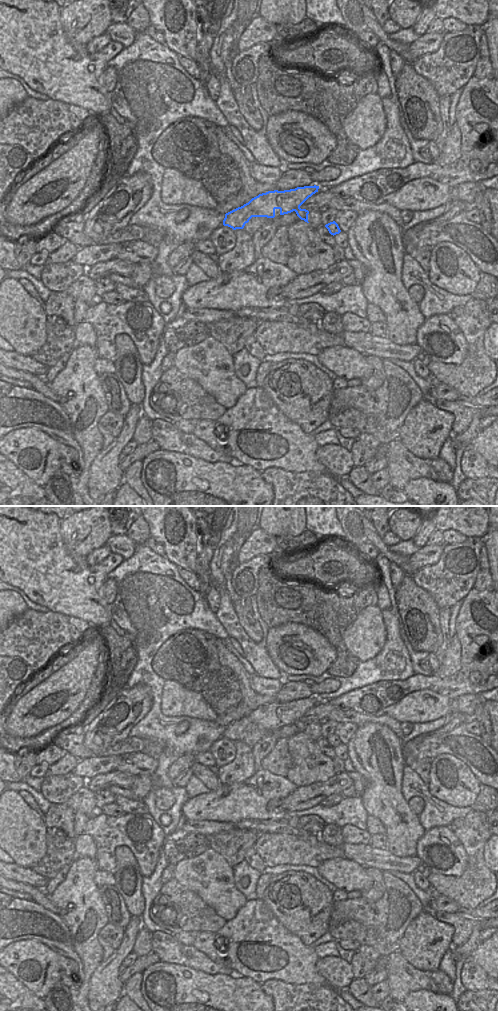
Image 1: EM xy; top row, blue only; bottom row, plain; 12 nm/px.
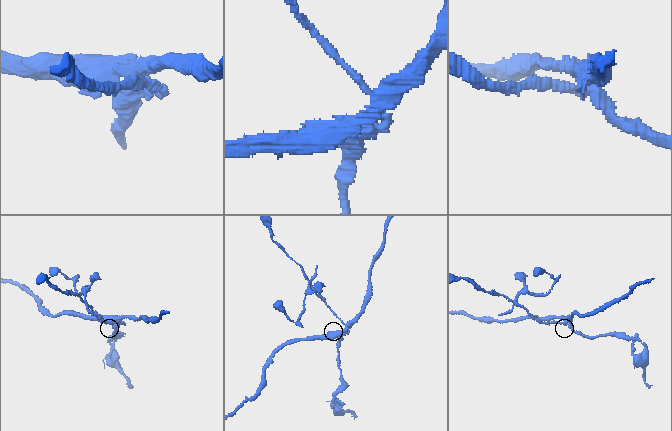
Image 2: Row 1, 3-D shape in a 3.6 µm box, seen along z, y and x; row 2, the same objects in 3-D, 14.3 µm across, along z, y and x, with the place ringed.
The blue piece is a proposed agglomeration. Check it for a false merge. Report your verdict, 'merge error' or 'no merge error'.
merge error

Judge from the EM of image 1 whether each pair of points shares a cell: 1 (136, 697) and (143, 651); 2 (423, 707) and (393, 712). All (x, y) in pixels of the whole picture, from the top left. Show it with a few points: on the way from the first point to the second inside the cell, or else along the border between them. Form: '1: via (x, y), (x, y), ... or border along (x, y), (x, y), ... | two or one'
1: border along (126, 683), (146, 684), (153, 700) | two
2: via (416, 707), (400, 711) | one

